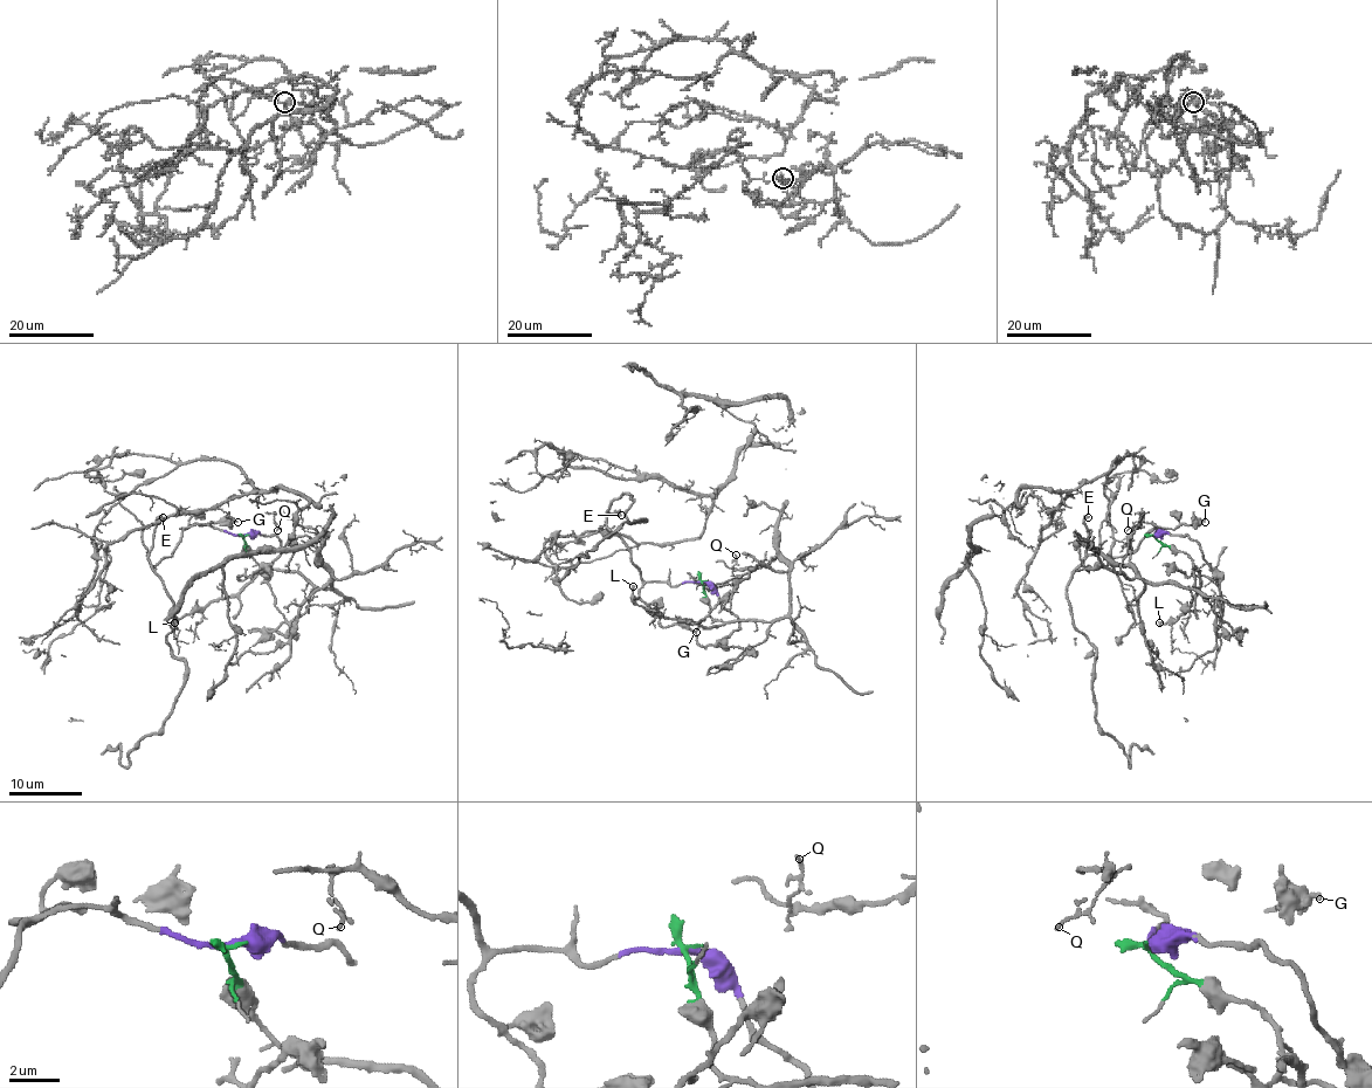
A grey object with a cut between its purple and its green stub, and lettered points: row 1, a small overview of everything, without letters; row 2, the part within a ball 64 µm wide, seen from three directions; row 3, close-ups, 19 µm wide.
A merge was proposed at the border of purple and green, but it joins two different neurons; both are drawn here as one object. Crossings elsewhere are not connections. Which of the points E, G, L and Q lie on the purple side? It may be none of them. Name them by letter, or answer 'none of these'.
E, G

